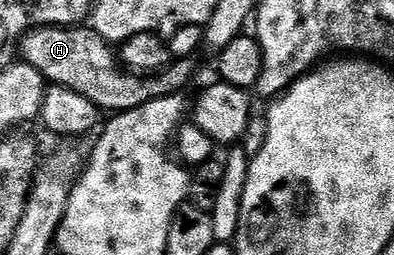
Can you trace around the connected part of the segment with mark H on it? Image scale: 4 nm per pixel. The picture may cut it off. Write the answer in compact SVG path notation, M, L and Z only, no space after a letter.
M85 24L39 26L20 39L19 54L28 66L44 76L46 83L67 88L84 98L90 107L98 106L108 112L139 108L156 98L182 93L186 89L184 86L197 74L196 60L181 57L160 74L134 74L121 65L114 47Z

